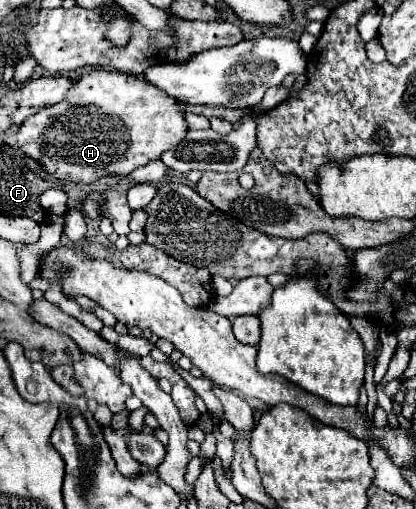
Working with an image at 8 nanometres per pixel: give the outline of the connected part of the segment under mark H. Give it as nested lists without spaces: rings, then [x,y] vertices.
[[[93,69],[83,73],[71,85],[67,97],[23,121],[17,131],[17,143],[25,155],[35,159],[51,177],[59,183],[93,183],[107,175],[125,177],[137,167],[159,159],[167,149],[175,149],[187,133],[187,123],[177,101],[167,93],[137,75],[127,75],[121,71]]]

